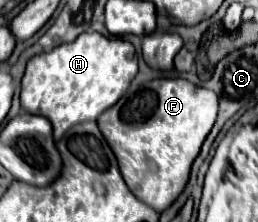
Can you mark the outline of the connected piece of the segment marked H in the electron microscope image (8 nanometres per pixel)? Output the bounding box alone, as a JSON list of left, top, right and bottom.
[20,33,138,141]

